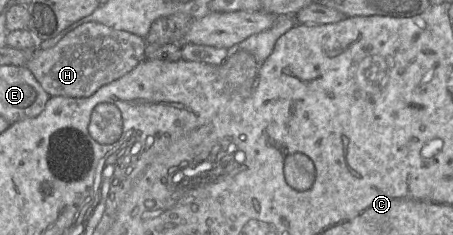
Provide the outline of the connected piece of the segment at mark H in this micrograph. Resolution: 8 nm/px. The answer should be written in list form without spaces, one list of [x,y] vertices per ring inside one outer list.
[[[86,22],[66,34],[54,47],[50,49],[35,48],[26,67],[51,97],[89,97],[102,86],[132,71],[145,58],[146,45],[145,38],[133,33],[113,29],[98,22]]]

